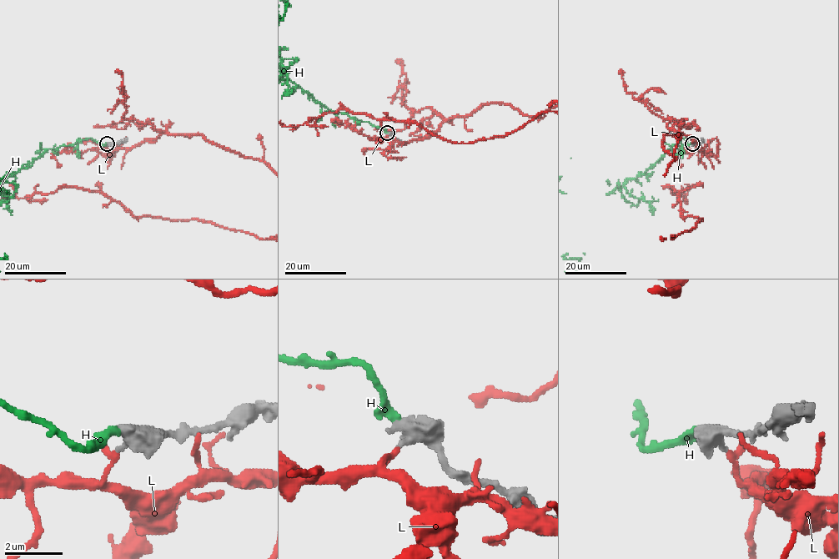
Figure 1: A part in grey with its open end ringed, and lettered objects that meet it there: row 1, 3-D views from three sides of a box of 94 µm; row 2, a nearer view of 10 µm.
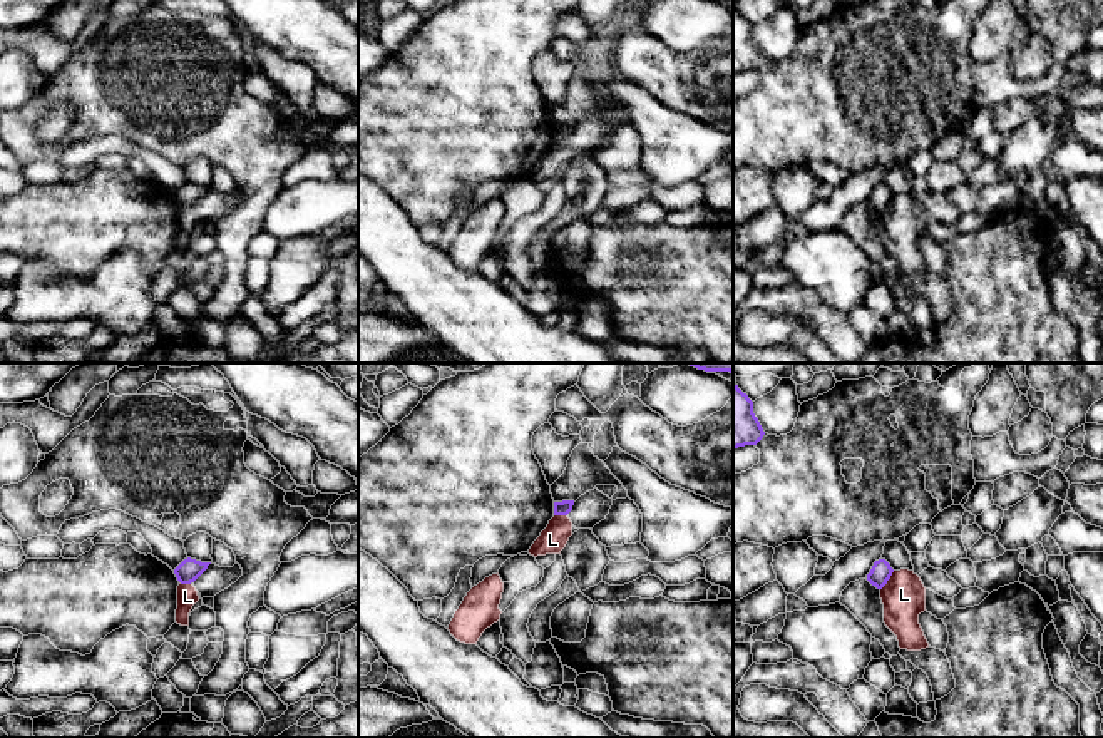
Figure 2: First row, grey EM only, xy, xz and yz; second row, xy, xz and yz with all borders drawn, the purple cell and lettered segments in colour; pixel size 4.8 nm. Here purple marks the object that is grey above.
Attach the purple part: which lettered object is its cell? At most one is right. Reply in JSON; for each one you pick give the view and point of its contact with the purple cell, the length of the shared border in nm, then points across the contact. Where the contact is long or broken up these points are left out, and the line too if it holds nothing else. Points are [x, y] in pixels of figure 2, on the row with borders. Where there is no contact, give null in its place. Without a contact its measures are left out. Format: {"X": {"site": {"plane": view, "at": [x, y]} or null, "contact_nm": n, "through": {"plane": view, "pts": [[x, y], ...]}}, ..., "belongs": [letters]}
{"H": {"site": null}, "belongs": ["H"]}

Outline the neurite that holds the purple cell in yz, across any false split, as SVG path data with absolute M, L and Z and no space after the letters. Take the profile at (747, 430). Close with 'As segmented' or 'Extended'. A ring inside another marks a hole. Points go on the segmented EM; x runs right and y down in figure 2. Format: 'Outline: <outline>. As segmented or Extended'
Outline: M733 385L733 448L757 445L765 432L753 413L753 402Z. As segmented

